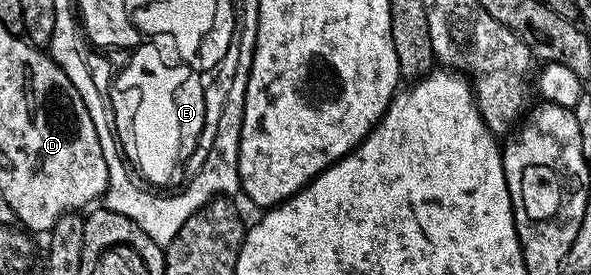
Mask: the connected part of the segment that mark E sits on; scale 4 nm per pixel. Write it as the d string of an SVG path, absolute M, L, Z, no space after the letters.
M150 46L150 48L142 48L138 54L128 54L128 70L126 70L126 73L122 76L114 76L111 78L110 82L108 82L108 86L106 86L108 98L104 98L104 102L108 102L108 107L106 107L108 110L108 118L110 119L112 130L114 131L114 137L118 143L118 153L128 174L128 182L132 182L132 186L136 186L136 190L140 190L141 192L152 192L163 196L175 196L178 192L182 192L186 189L192 182L192 178L185 176L184 166L188 166L190 160L196 156L196 152L198 152L196 146L198 146L200 138L204 136L202 132L208 130L208 92L210 92L210 88L214 86L214 82L210 82L210 74L216 74L216 72L214 72L214 68L194 68L190 62L184 62L184 64L178 64L178 66L176 66L176 64L170 60L170 64L168 64L168 56L170 56L170 54L166 52L164 46L158 48L158 50Z

